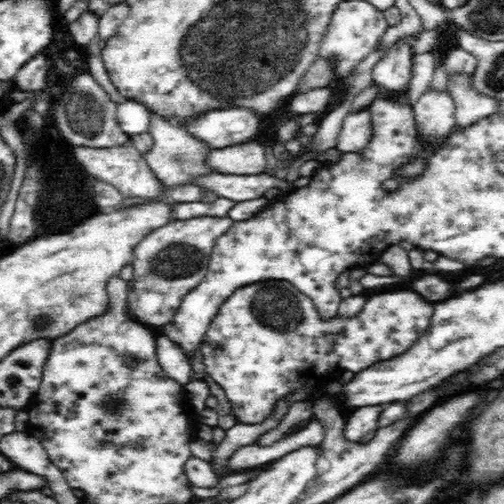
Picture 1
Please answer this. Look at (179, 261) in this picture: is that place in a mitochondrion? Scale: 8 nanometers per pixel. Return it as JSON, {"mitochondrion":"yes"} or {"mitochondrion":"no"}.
{"mitochondrion":"yes"}

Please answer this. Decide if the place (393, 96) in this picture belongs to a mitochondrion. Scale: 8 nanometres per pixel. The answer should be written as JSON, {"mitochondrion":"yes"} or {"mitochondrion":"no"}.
{"mitochondrion":"no"}

